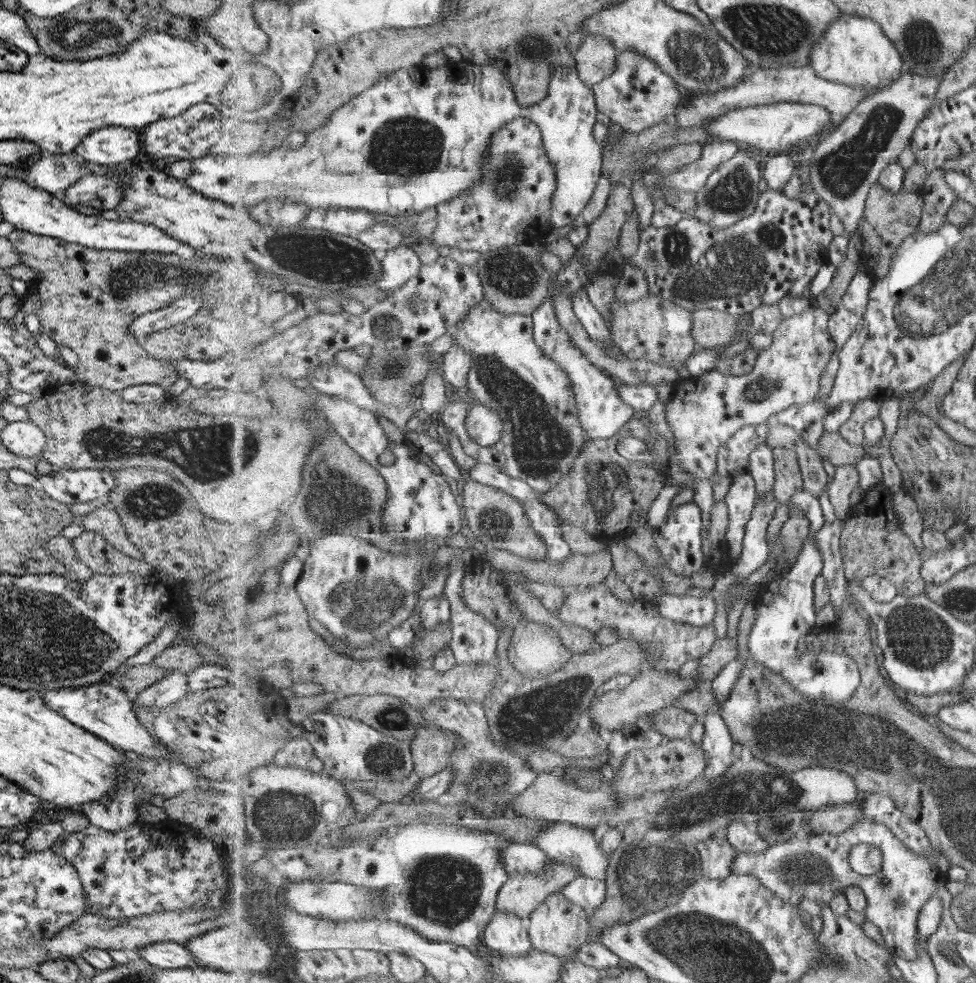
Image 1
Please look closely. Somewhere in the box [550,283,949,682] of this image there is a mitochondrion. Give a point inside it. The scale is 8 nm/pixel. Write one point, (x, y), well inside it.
(765, 389)

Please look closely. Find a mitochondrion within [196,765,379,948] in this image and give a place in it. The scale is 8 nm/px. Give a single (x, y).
(298, 816)

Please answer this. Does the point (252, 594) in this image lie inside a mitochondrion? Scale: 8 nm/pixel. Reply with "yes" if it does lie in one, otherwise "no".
no

